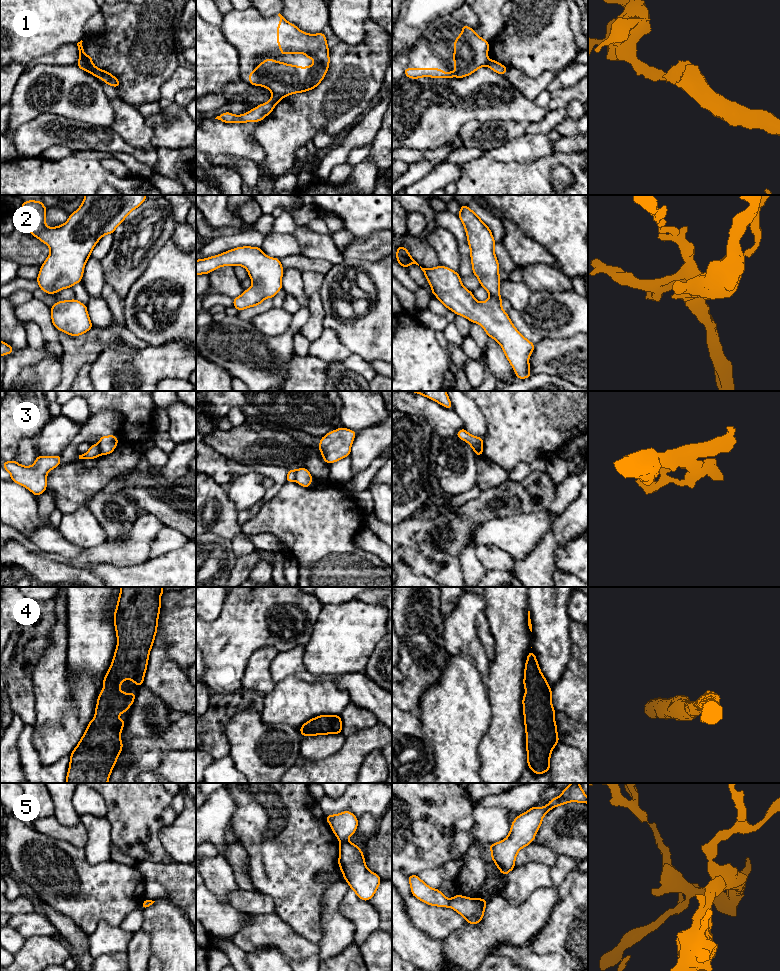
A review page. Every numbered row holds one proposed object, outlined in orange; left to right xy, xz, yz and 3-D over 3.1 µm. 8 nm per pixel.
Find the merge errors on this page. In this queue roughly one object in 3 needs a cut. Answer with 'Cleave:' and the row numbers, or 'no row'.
Cleave: 1, 3, 5

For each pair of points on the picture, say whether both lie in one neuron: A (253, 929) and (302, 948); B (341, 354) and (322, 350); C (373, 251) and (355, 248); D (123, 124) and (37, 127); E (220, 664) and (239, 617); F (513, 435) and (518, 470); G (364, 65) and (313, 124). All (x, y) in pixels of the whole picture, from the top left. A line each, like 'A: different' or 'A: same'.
A: same
B: same
C: same
D: different
E: same
F: different
G: same

